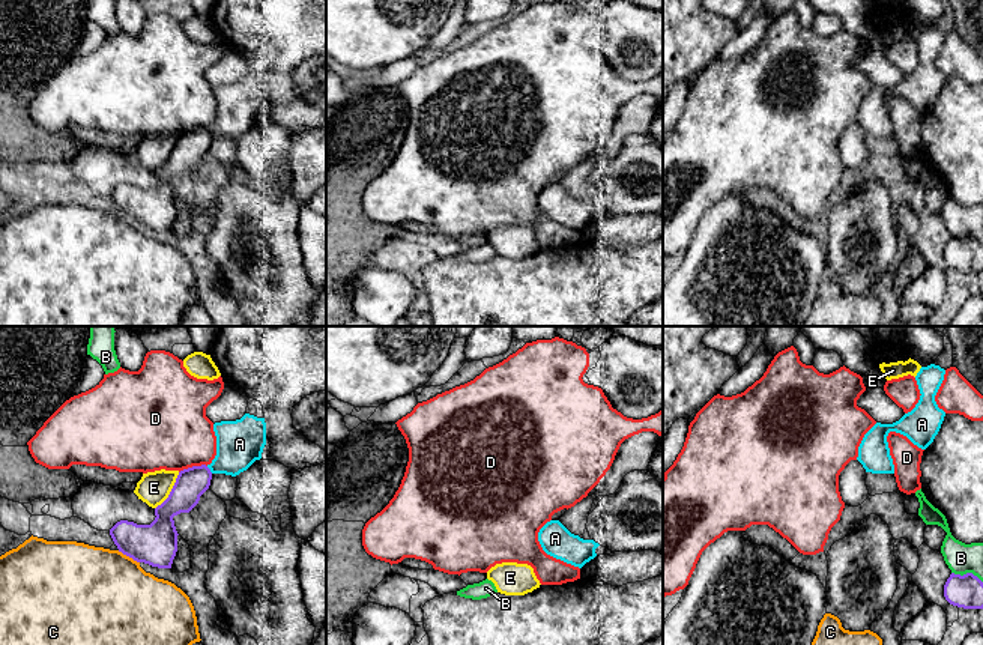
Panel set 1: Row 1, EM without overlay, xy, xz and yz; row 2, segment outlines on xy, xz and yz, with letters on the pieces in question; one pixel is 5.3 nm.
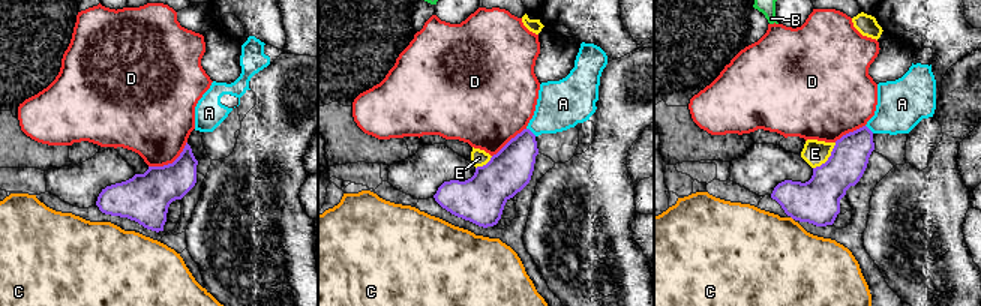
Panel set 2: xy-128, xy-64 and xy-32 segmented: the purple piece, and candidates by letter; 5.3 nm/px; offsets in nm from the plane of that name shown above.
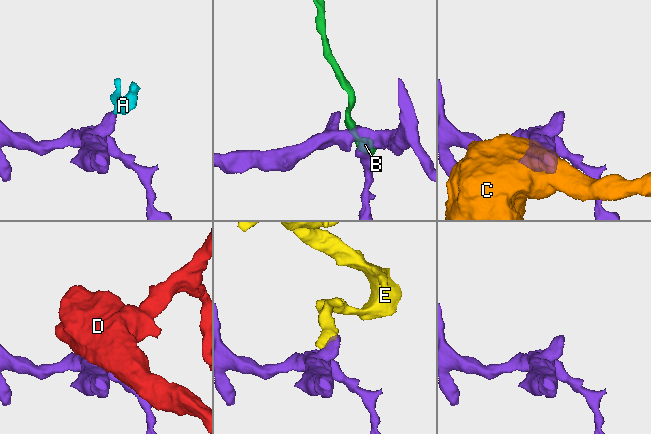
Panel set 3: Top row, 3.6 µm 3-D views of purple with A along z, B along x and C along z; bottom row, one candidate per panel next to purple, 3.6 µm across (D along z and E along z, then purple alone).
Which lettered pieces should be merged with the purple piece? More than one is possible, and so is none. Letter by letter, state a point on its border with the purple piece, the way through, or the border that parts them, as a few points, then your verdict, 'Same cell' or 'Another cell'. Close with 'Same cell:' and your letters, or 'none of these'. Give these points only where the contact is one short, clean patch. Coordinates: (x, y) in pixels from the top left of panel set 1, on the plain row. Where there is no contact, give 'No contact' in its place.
A: Touches purple at xy (209, 133). Another cell
B: Touches purple at yz (967, 236). Another cell
C: Touches purple at xy (128, 218). Another cell
D: Touches purple at xy (193, 130). Another cell
E: Touches purple at xy (172, 154). Another cell
Same cell: none of these

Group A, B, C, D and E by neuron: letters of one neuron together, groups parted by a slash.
A / B / C / D / E

